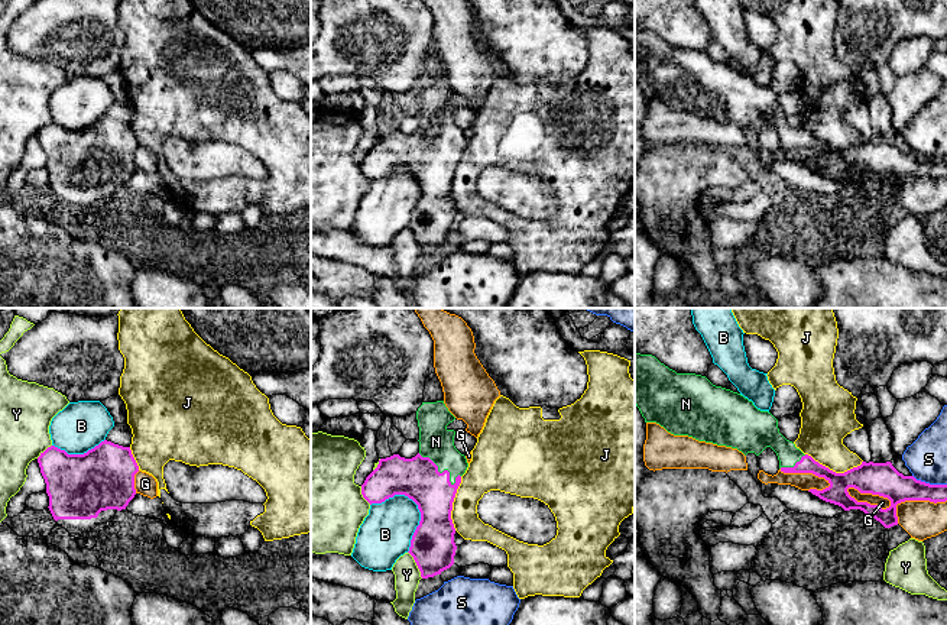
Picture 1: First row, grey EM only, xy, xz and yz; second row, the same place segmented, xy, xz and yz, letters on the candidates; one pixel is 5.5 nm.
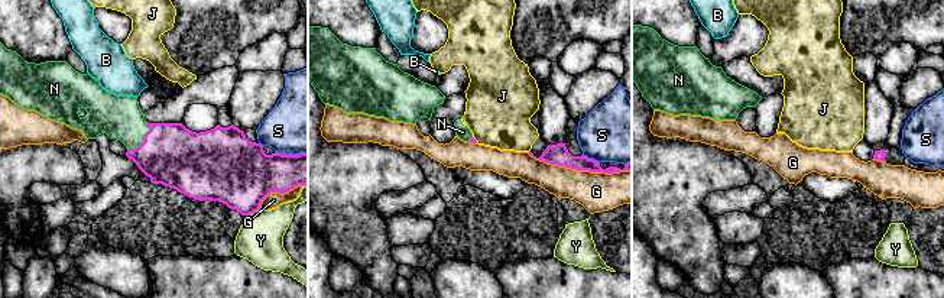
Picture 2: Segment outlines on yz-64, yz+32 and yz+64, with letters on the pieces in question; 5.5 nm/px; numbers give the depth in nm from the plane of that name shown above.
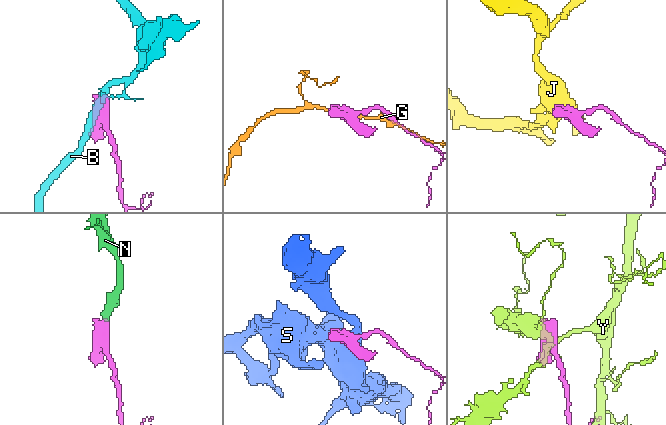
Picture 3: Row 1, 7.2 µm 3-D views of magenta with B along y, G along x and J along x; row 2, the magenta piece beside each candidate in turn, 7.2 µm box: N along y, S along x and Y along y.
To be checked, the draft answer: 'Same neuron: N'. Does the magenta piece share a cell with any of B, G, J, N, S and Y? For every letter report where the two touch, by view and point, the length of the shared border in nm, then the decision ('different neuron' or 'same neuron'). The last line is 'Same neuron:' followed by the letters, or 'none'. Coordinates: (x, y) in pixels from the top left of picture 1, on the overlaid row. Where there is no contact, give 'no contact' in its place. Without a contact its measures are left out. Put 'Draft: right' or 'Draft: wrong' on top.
Draft: right
B: xz (418, 507) | 340 nm | different neuron
G: yz (871, 492) | 280 nm | different neuron
J: yz (834, 472) | 320 nm | different neuron
N: xz (443, 472) | 280 nm | same neuron
S: yz (928, 483) | 200 nm | different neuron
Y: xz (417, 564) | 170 nm | different neuron
Same neuron: N

